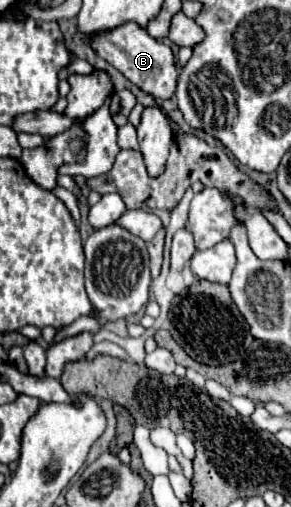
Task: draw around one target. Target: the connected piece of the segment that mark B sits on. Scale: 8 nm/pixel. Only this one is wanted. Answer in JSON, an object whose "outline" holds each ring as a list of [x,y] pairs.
{"outline":[[[125,23],[117,29],[113,29],[113,31],[99,33],[97,37],[89,39],[89,45],[97,51],[99,57],[103,57],[109,65],[119,69],[143,93],[155,97],[155,101],[167,101],[167,99],[173,97],[173,93],[177,89],[177,75],[179,75],[175,55],[171,51],[171,47],[167,47],[159,39],[153,39],[139,25]]]}

